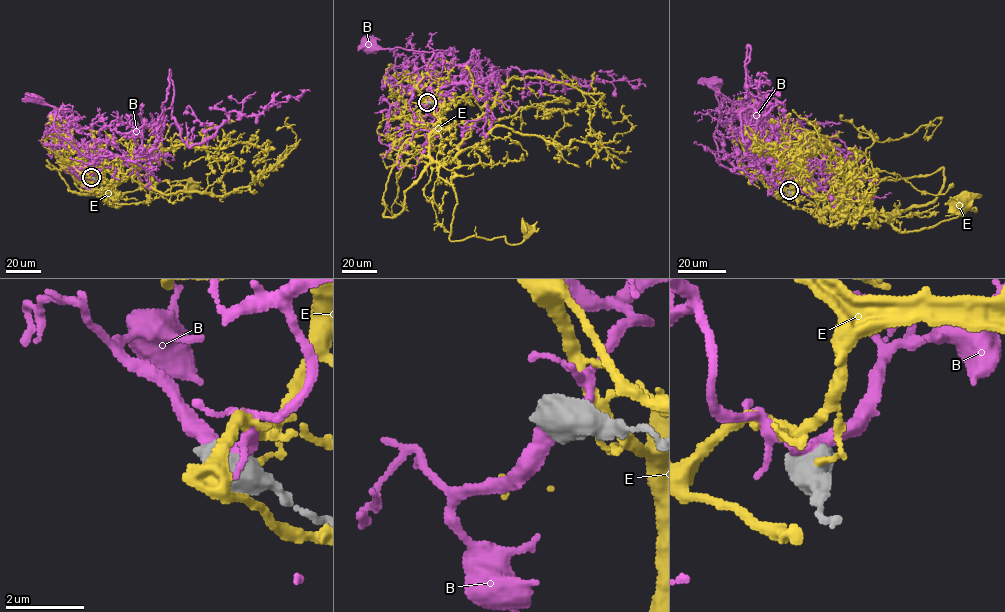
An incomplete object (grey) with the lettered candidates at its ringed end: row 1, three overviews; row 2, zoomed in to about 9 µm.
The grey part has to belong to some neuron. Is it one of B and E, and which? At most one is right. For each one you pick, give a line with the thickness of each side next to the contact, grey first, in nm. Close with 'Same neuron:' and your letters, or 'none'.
Same neuron: none

